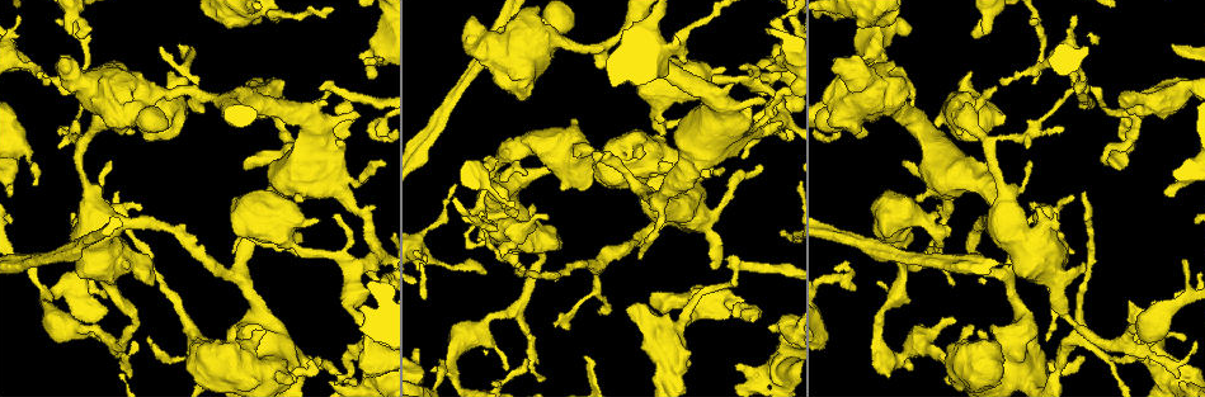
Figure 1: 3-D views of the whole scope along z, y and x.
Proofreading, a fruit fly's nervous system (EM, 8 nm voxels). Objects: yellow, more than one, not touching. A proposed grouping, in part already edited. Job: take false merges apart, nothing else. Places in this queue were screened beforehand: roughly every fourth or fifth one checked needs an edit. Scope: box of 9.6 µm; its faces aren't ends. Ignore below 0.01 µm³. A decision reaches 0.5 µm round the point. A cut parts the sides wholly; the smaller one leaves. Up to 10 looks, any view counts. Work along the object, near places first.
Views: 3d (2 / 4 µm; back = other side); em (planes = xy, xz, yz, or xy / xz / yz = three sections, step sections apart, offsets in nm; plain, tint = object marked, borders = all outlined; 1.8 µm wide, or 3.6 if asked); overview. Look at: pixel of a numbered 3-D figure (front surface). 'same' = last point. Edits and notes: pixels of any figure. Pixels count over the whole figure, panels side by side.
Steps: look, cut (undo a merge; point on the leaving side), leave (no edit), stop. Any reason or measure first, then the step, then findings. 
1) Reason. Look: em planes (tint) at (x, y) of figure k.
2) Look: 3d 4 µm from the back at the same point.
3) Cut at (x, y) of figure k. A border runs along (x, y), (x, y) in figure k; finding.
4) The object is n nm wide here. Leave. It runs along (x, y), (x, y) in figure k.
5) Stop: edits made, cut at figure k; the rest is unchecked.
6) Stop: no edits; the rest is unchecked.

Sudden change in width. Look: em 3.6 µm planes (borders) at (282, 238) of figure 1.

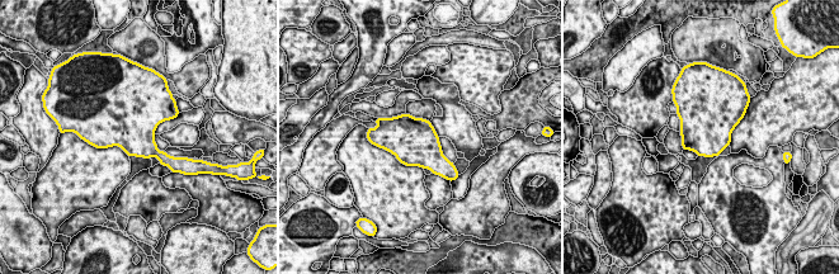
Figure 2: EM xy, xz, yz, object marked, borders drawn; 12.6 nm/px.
Leave. All the same neuron.

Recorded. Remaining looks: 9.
Look: 3d 4 µm at (69, 71) of figure 1.

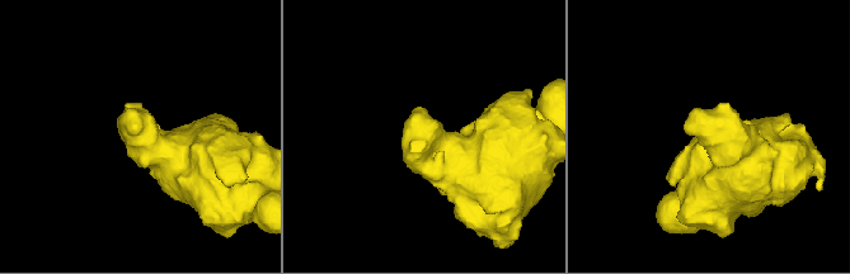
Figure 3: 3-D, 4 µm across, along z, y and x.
Now the EM. Look: em yz step 16 (tint) at (429, 143) of figure 3.

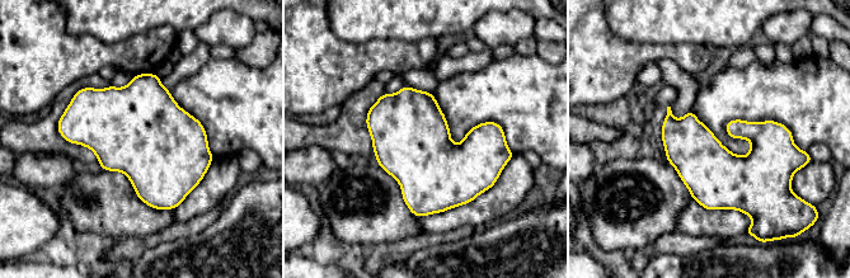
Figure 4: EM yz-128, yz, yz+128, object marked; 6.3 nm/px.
Leave. Continuous, no second neuron.

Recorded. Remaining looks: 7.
Sharp bend. Look: 3d 4 µm at (739, 264) of figure 1.

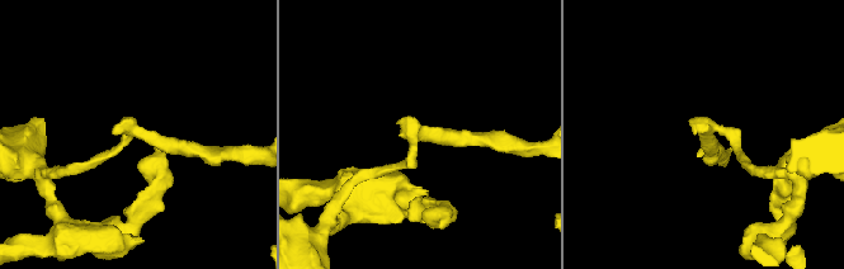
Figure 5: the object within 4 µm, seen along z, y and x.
Need the tissue. Look: em planes (tint) at (417, 131) of figure 5.

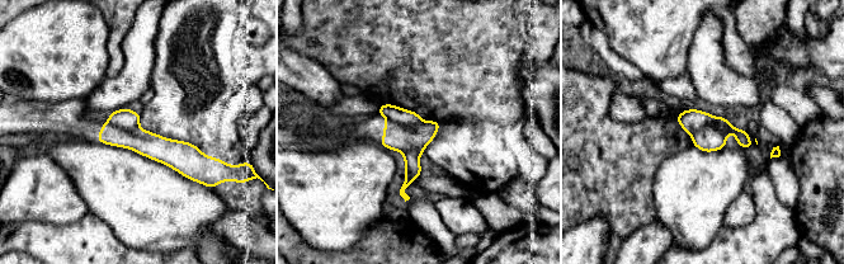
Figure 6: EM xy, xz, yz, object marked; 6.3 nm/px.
Cut at (396, 137) of figure 6. The part that leaves runs along (100, 137), (206, 159) in figure 6; two neurons meet here.

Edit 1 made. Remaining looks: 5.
See it whole again. Look: overview.

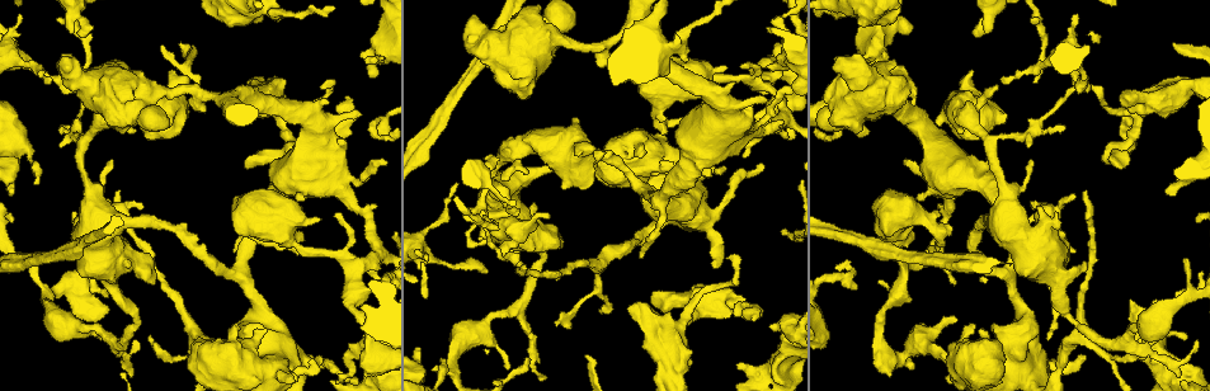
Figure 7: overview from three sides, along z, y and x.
Calibre changes. Look: 3d 4 µm from the back at (1185, 377) of figure 7.

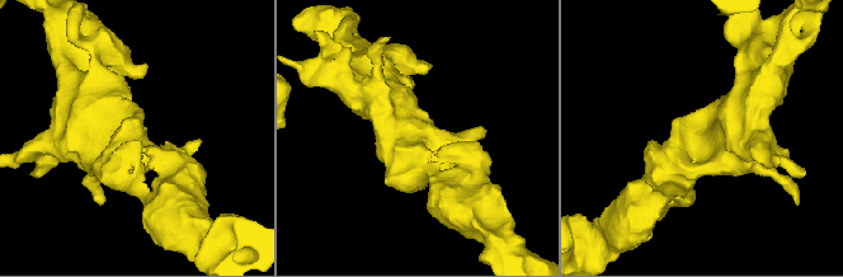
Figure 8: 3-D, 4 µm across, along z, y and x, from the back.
3 arms meet here; the arms are 280, 360, 600 nm wide. Look: em 3.6 µm planes (tint) at (133, 129) of figure 8.

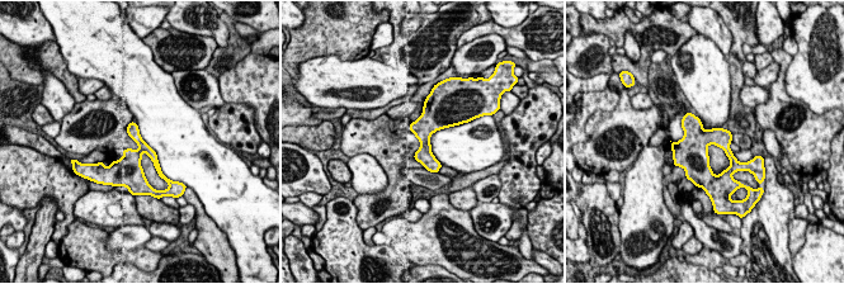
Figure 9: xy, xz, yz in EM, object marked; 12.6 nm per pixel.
Leave. One neuron here.

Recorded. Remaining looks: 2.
Stop: edits made, cut at figure 6; the rest is unchecked.

